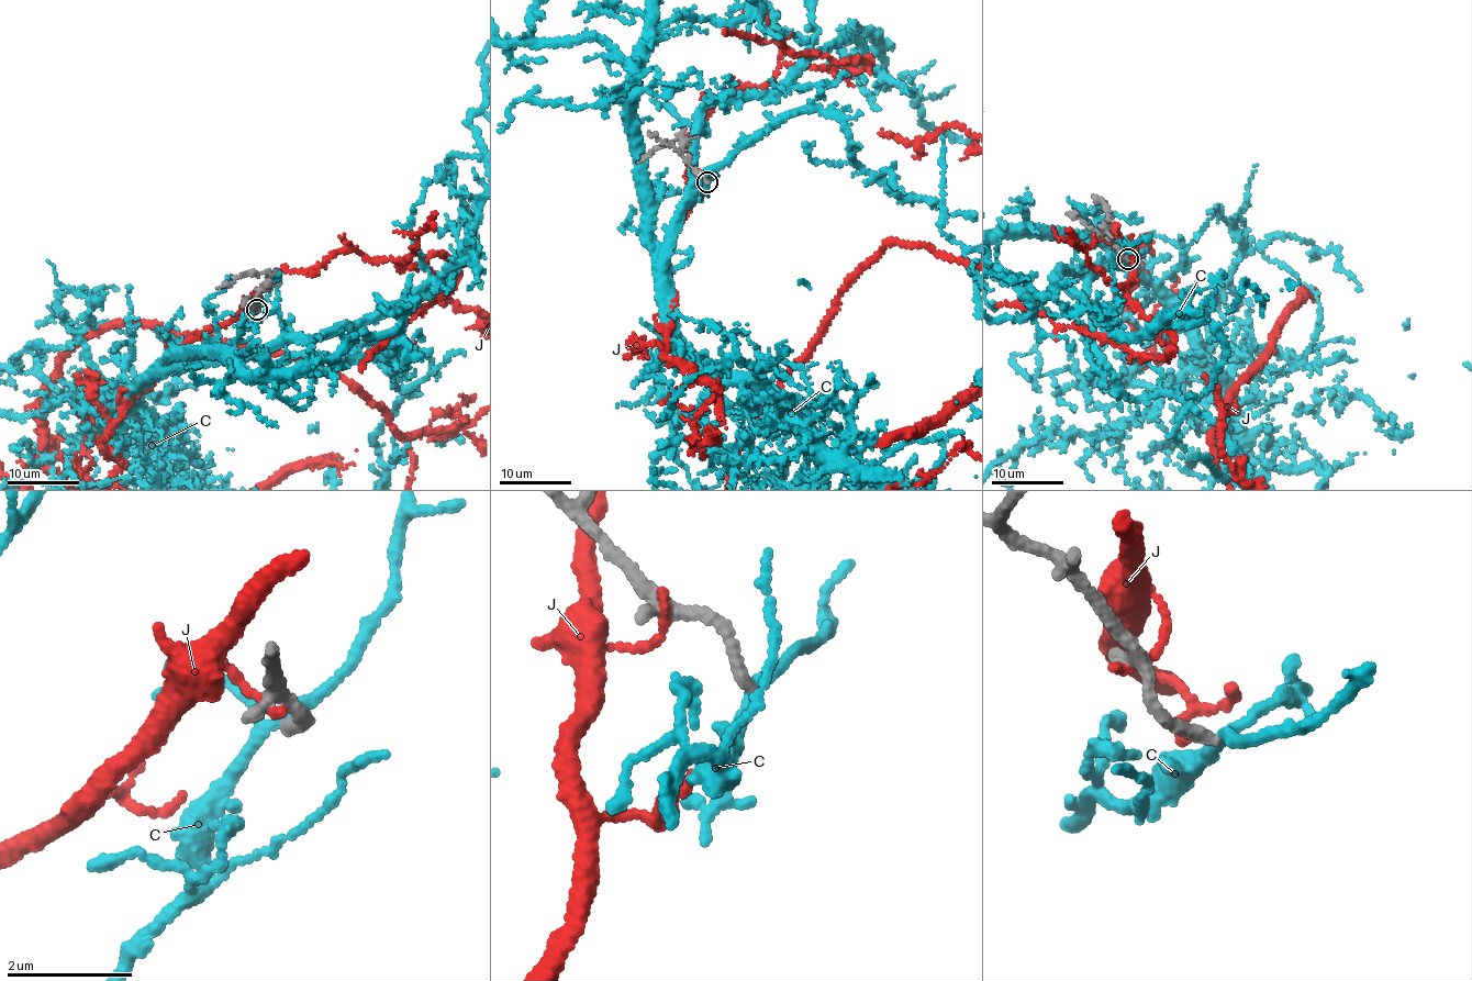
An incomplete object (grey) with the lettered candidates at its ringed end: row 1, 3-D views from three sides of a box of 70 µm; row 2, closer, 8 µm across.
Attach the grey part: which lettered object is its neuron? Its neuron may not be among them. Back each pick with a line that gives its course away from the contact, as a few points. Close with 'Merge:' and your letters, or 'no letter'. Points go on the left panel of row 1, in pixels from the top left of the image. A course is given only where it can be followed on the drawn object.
Merge: no letter

